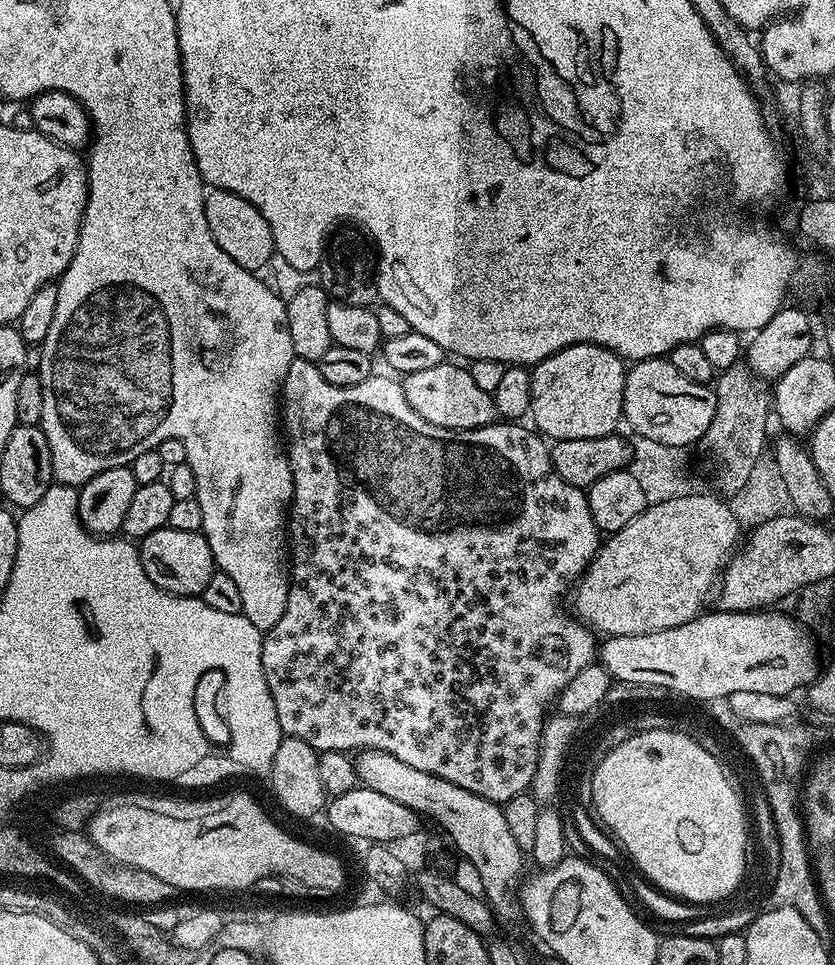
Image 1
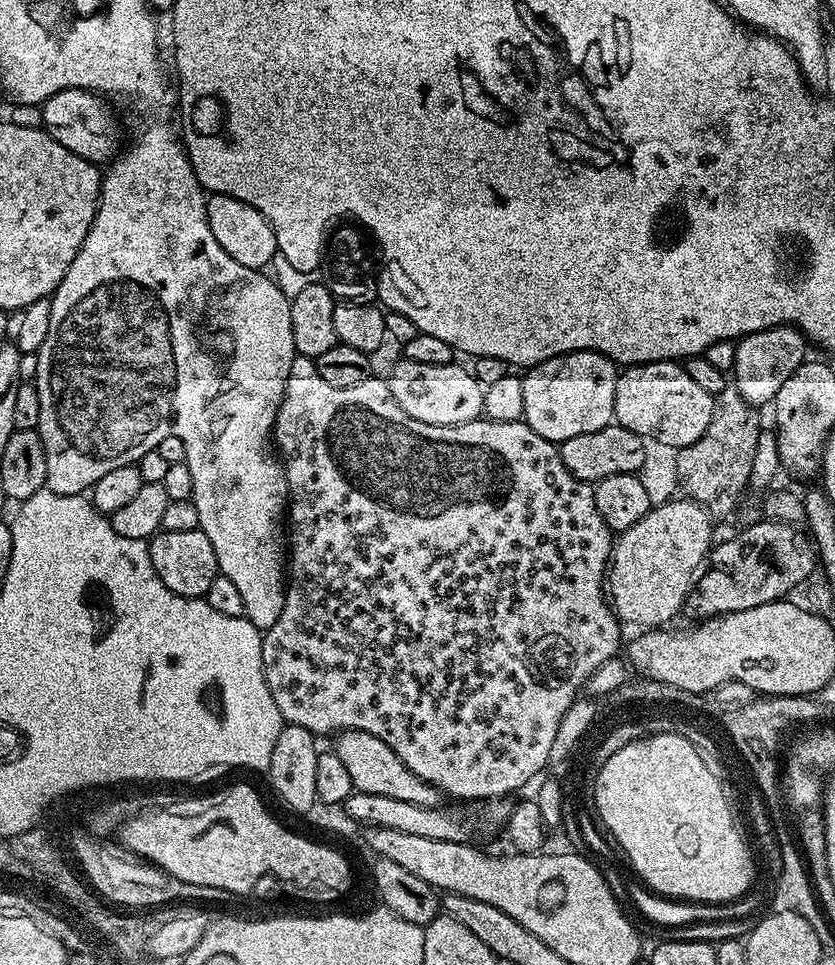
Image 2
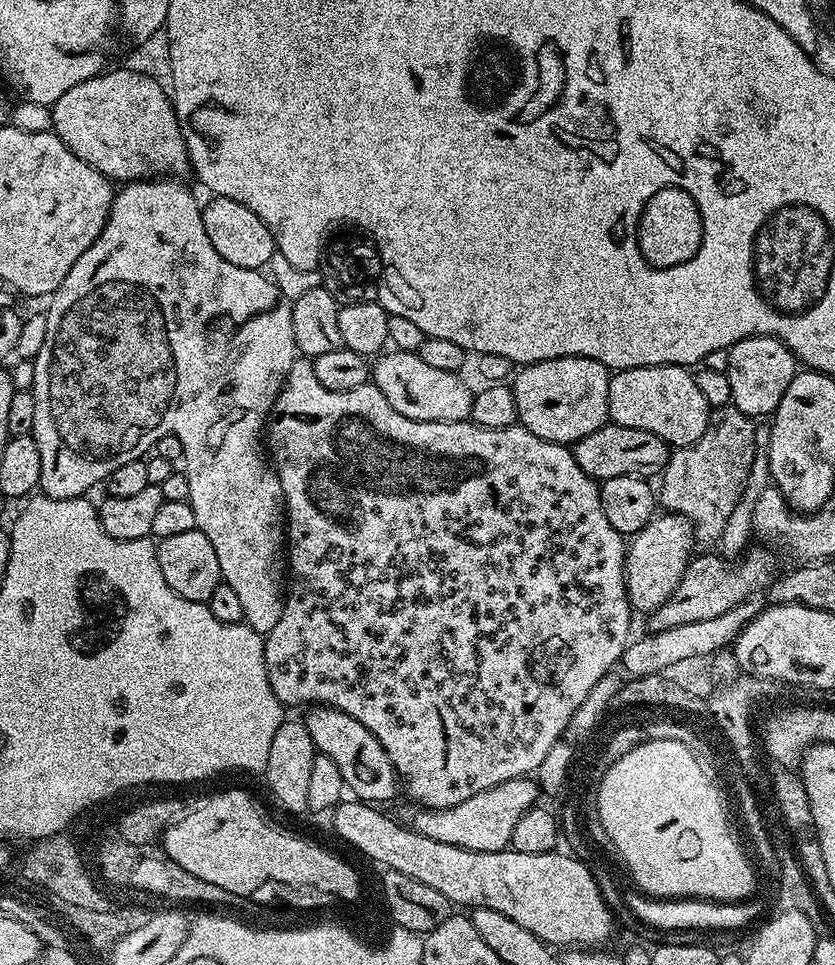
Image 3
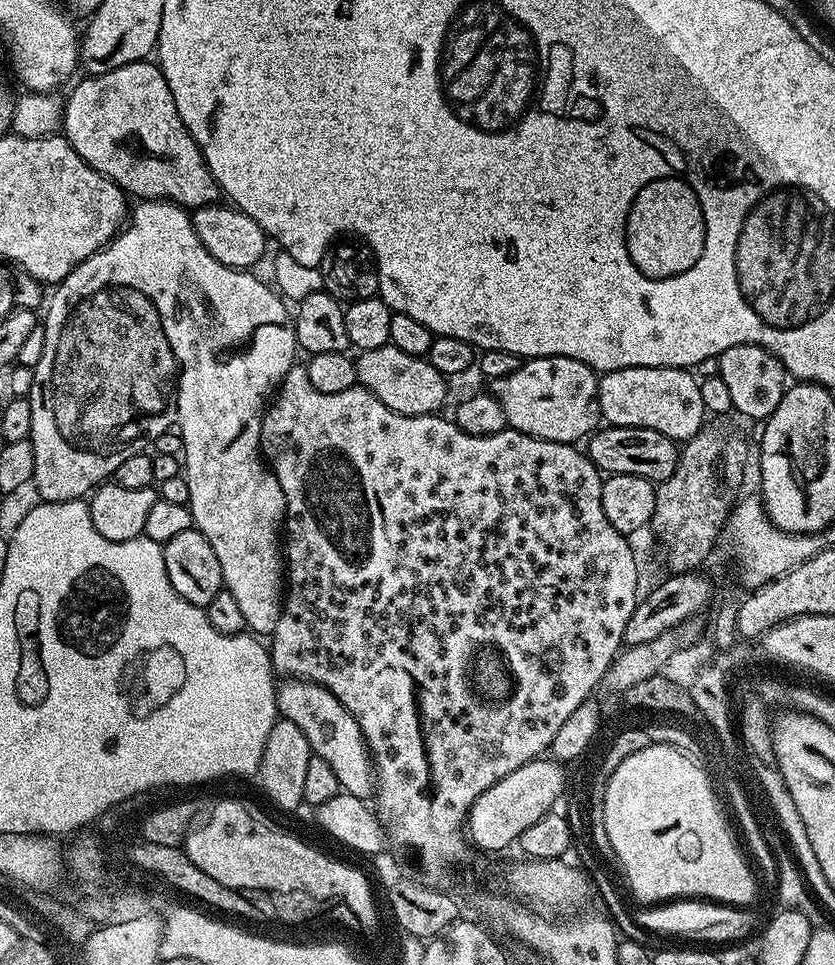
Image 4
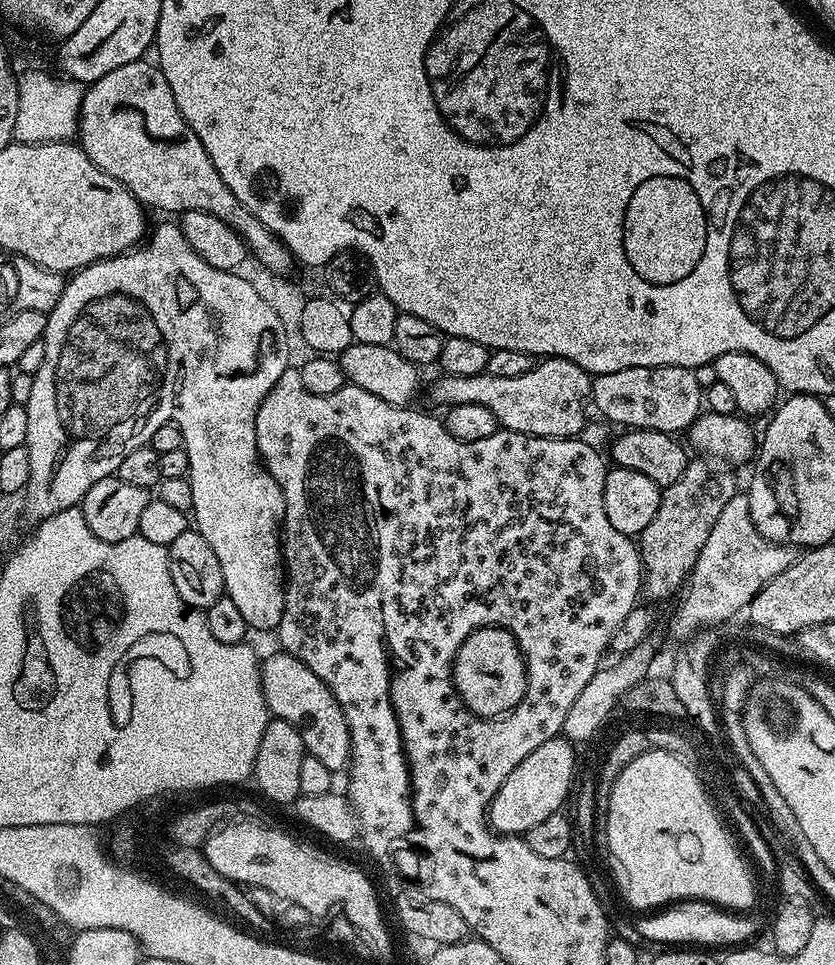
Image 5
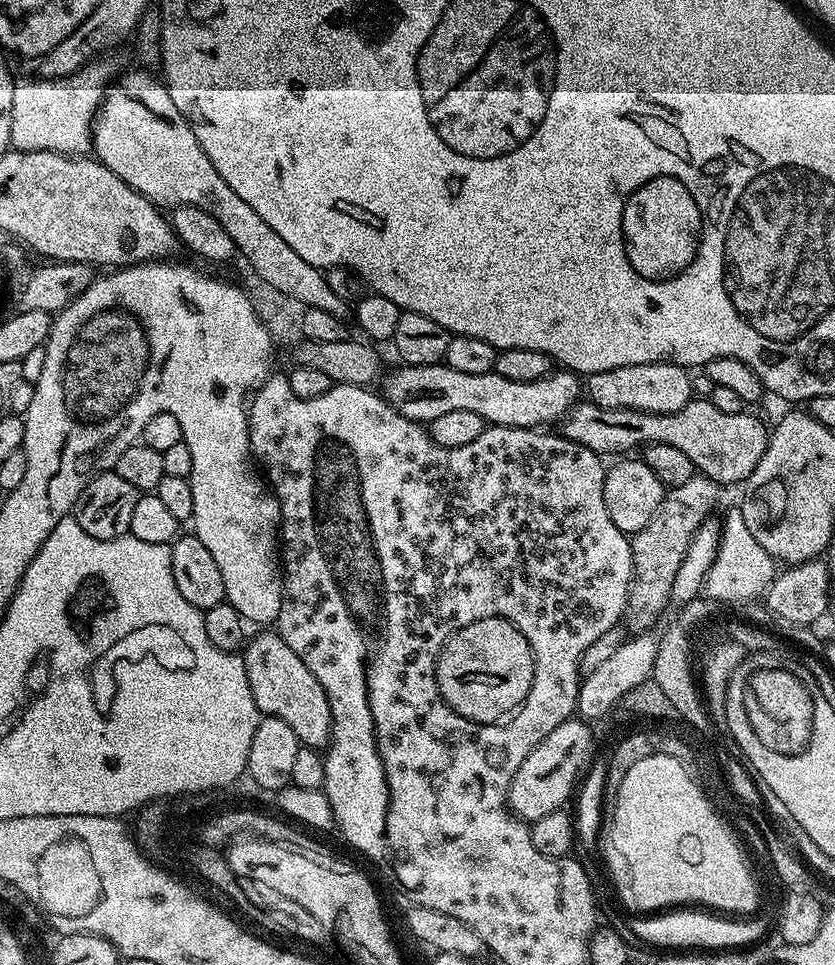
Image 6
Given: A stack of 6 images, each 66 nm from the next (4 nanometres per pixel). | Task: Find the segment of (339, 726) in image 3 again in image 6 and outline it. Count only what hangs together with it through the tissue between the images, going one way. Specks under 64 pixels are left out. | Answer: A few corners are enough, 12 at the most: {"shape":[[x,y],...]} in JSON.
{"shape":[[272,630],[242,652],[256,709],[327,749],[326,690]]}

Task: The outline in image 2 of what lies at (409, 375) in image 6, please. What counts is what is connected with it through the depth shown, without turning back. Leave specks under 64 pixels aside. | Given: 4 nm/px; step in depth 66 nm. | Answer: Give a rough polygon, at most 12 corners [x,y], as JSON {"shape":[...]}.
{"shape":[[567,352],[522,376],[523,423],[560,445],[614,420],[618,365]]}

